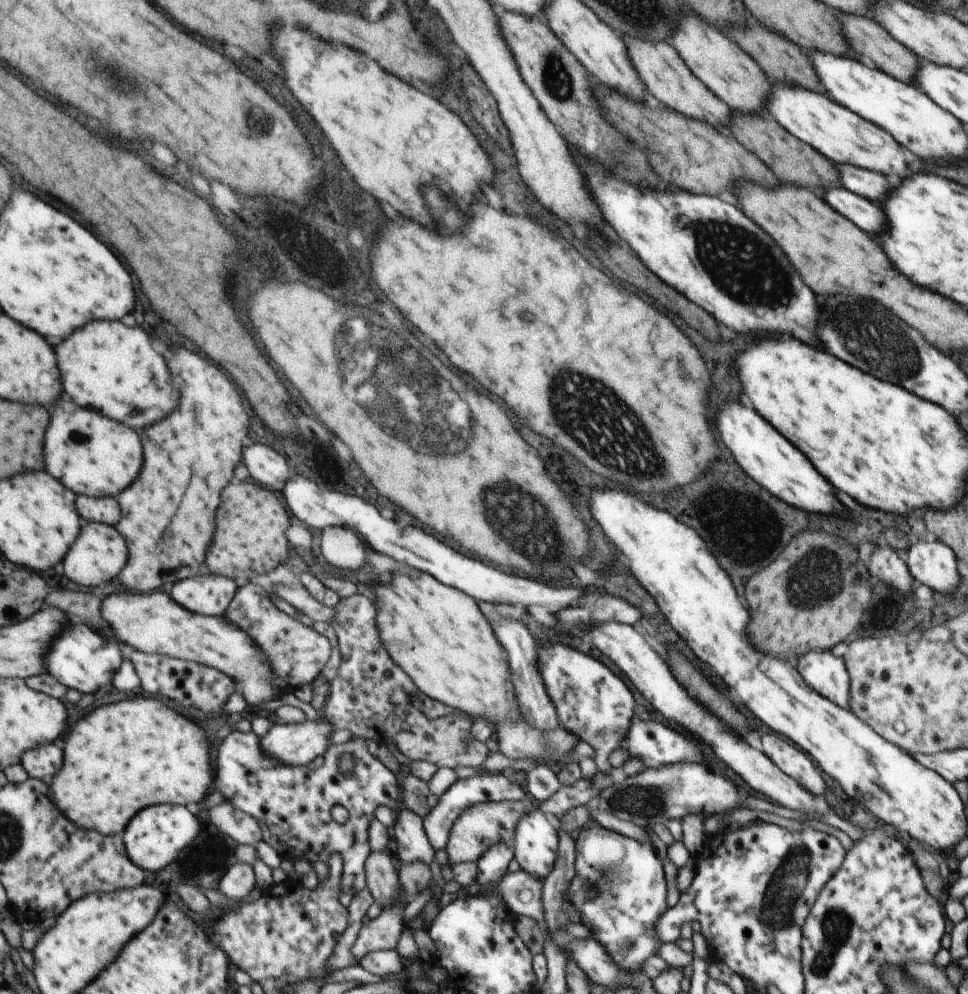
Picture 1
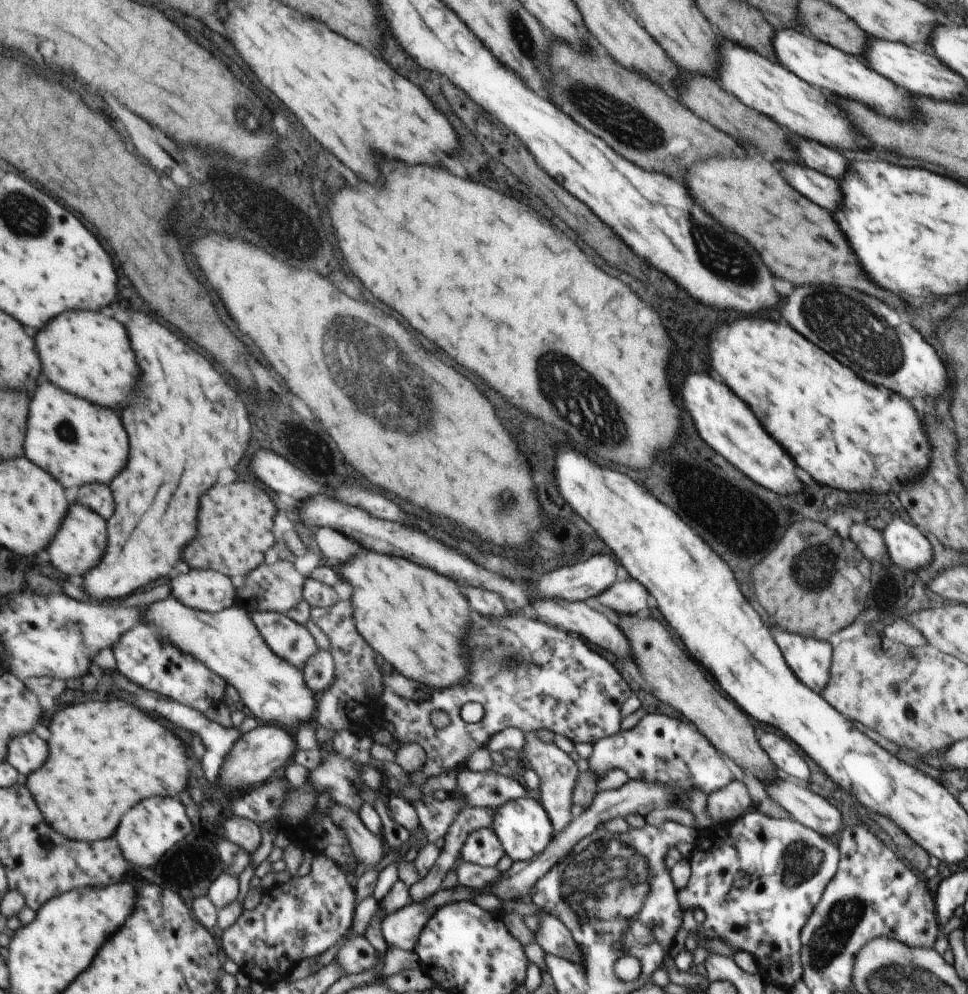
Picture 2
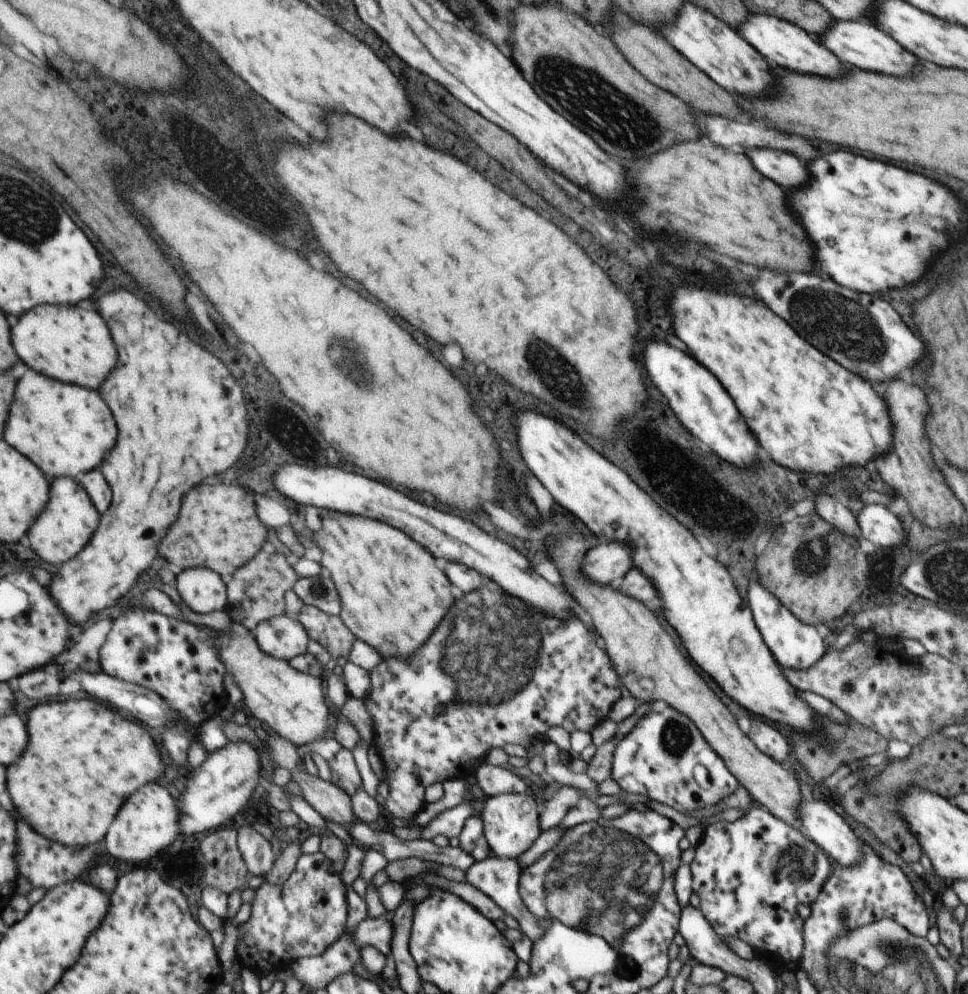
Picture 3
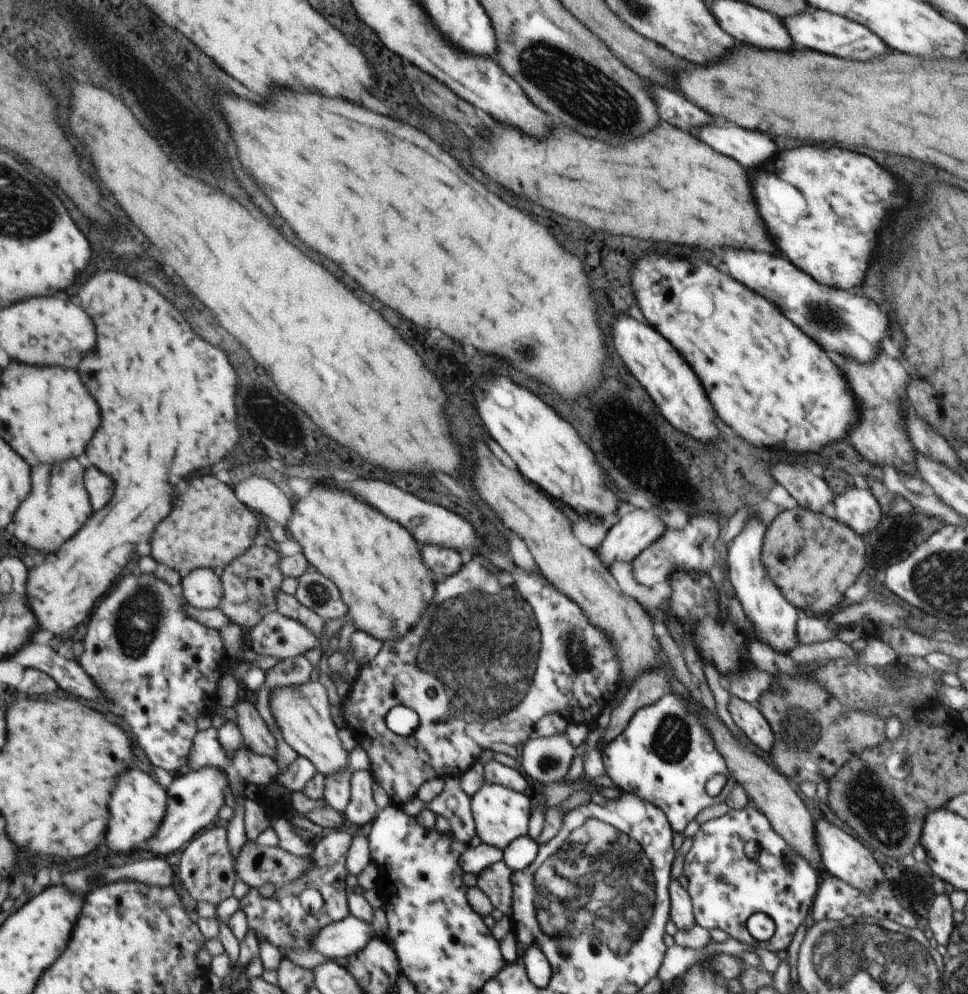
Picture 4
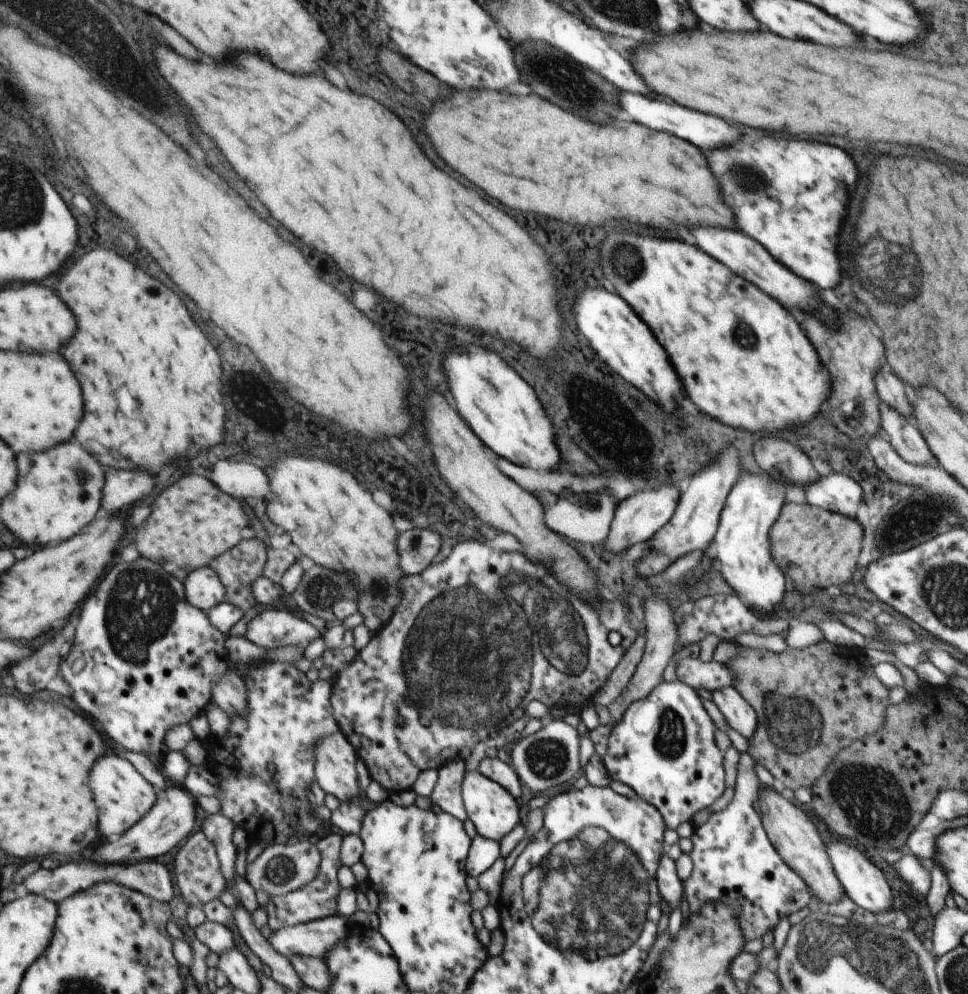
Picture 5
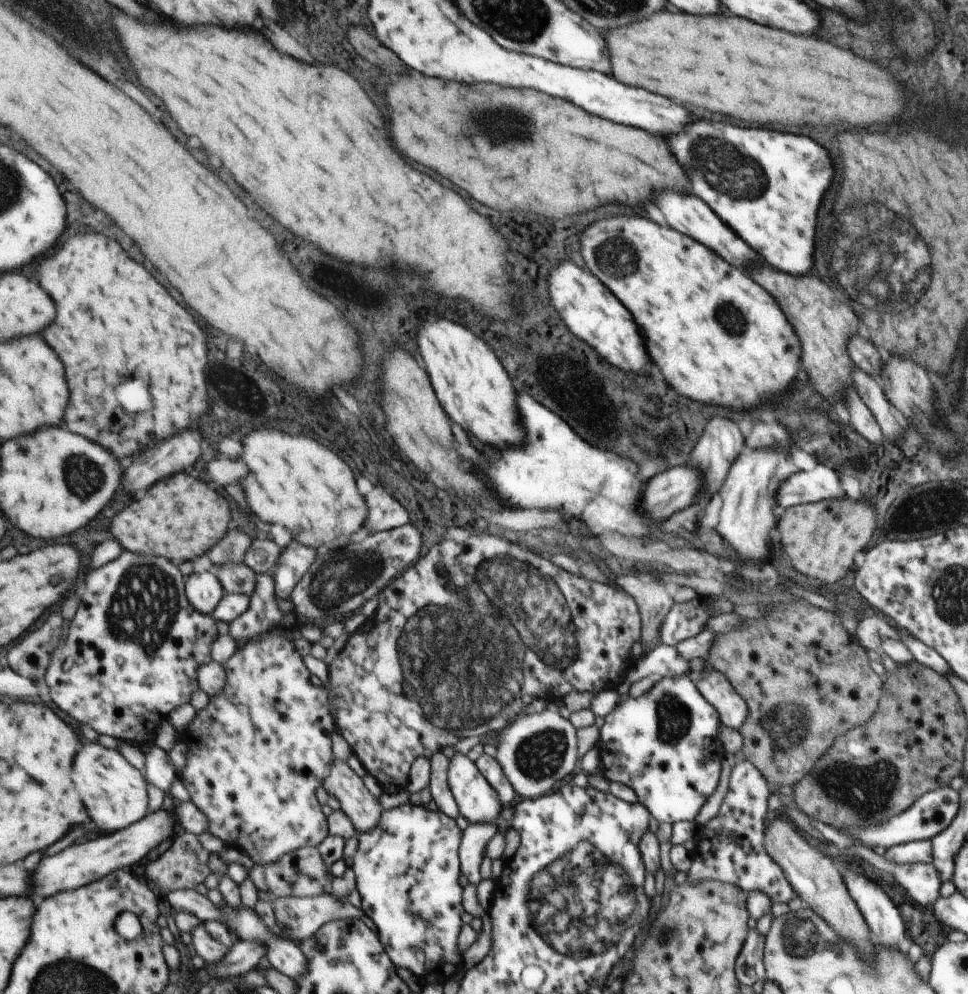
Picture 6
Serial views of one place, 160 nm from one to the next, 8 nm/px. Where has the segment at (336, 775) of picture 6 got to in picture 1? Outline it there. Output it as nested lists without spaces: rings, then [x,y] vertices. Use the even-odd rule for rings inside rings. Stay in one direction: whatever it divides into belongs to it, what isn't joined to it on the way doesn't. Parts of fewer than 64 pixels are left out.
[[[131,592],[113,594],[103,602],[103,618],[113,626],[118,638],[131,649],[199,662],[228,674],[236,682],[237,690],[242,692],[250,707],[257,707],[261,702],[269,702],[284,694],[280,690],[280,686],[284,684],[275,678],[268,656],[231,620],[191,612],[173,602],[173,598],[163,592],[153,592],[149,596],[131,596]]]

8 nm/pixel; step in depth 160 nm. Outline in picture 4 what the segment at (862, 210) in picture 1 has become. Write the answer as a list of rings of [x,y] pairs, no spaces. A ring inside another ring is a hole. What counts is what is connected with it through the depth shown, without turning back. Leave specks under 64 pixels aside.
[[[719,120],[707,128],[699,130],[699,140],[705,140],[705,144],[713,144],[717,152],[725,152],[725,156],[733,156],[739,164],[745,164],[745,168],[759,168],[763,162],[773,158],[775,144],[757,132],[747,132],[741,128],[729,128],[723,126]]]

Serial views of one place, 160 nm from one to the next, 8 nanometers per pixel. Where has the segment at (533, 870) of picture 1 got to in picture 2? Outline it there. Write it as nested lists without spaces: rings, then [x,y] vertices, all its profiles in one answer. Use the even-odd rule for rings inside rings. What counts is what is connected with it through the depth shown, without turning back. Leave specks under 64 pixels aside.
[[[525,796],[510,800],[492,810],[492,830],[496,833],[502,848],[505,849],[505,854],[512,862],[529,860],[549,846],[549,840],[551,840],[550,818],[545,816],[543,809],[535,800],[529,800]]]

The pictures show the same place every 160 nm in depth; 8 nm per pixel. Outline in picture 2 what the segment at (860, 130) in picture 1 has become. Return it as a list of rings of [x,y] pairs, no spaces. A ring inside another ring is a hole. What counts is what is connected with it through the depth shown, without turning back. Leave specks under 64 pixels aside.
[[[723,42],[721,46],[721,64],[725,64],[725,72],[721,72],[721,88],[725,92],[733,92],[737,100],[745,100],[749,108],[757,112],[765,112],[765,116],[773,116],[777,124],[785,126],[791,134],[807,140],[815,140],[823,146],[855,152],[859,150],[857,140],[861,138],[859,130],[851,126],[851,122],[845,118],[845,114],[837,108],[835,102],[827,100],[823,92],[817,88],[811,88],[803,80],[799,80],[795,74],[787,72],[775,62],[769,62],[755,52],[737,48],[729,42]]]

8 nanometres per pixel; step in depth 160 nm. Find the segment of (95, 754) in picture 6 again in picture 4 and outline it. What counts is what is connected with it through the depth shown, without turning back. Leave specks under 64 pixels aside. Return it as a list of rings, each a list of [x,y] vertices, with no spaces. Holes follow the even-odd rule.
[[[131,770],[119,778],[117,788],[113,788],[113,820],[109,822],[107,844],[115,852],[141,850],[159,832],[168,814],[168,791],[147,772]]]

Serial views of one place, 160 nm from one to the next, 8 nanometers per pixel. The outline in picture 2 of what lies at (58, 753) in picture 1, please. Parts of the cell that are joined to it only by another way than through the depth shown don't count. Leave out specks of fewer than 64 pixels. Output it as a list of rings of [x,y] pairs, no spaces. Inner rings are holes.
[[[32,732],[13,738],[7,762],[17,768],[22,776],[29,776],[35,770],[39,770],[47,762],[47,758],[49,758],[47,742]]]

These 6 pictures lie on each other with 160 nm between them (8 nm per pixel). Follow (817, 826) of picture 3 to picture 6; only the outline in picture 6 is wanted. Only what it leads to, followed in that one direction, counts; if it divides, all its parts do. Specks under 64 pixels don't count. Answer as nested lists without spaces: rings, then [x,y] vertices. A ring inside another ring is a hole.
[[[845,868],[842,871],[848,891],[863,914],[877,946],[898,950],[899,943],[906,936],[904,912],[895,907],[883,890],[863,873]]]

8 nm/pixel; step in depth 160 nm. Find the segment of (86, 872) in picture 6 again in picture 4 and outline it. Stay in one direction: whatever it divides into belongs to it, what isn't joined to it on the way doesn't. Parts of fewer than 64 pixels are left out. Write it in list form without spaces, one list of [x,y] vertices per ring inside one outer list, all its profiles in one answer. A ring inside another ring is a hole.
[[[208,766],[199,770],[185,770],[176,775],[168,791],[168,814],[160,826],[160,832],[148,841],[144,848],[157,856],[165,857],[177,852],[181,844],[190,844],[203,832],[215,824],[219,810],[225,804],[225,792],[229,790],[227,775],[219,767]]]

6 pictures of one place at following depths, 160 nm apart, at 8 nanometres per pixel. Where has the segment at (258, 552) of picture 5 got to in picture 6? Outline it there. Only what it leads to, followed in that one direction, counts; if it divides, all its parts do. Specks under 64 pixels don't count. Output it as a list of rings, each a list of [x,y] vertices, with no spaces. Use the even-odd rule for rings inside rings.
[[[229,531],[228,535],[209,552],[208,558],[214,567],[221,567],[225,563],[245,563],[244,558],[254,540],[240,531]]]

